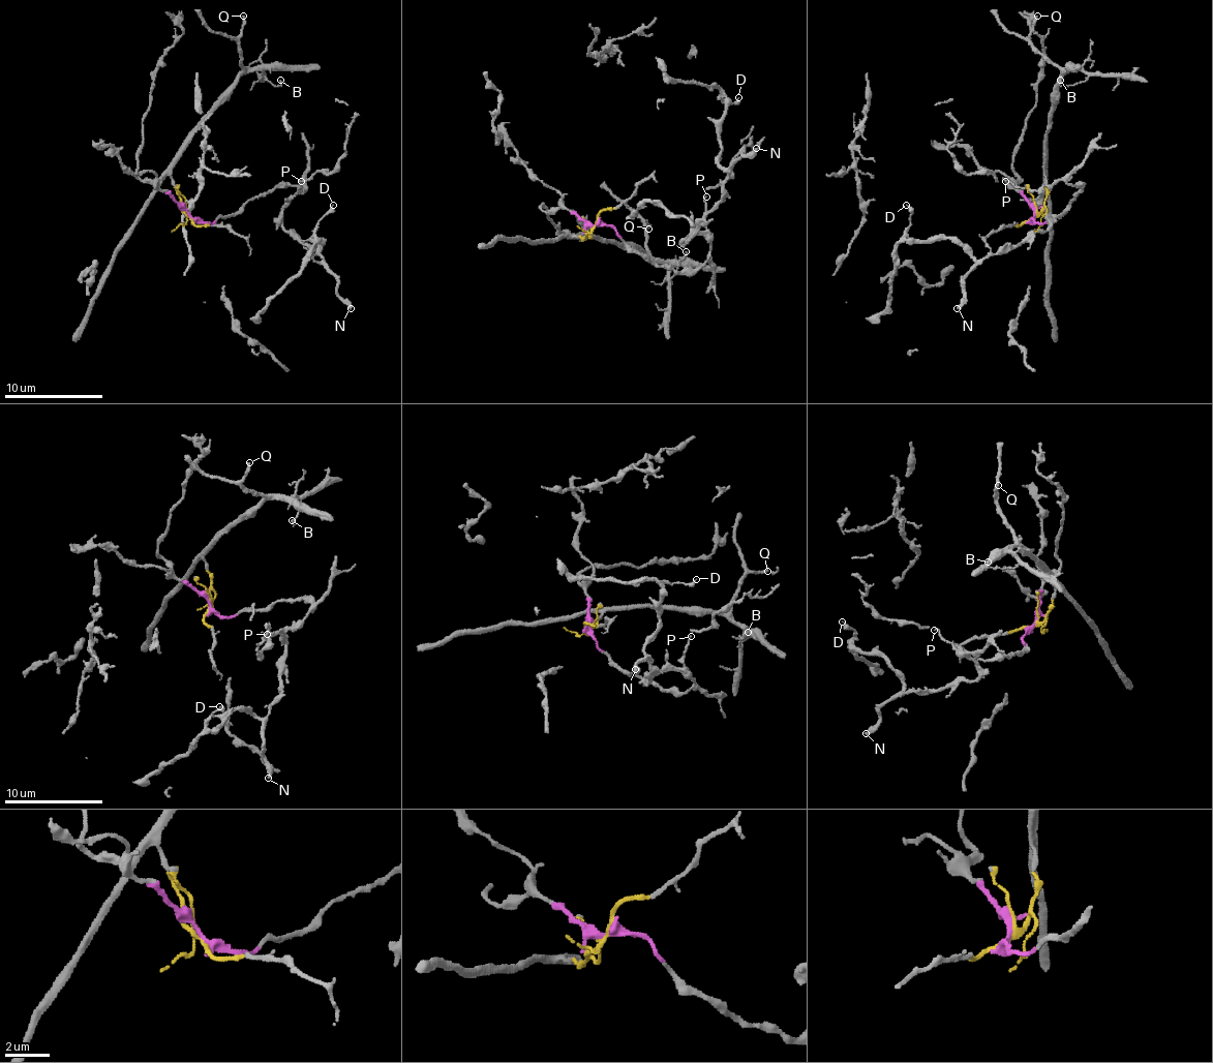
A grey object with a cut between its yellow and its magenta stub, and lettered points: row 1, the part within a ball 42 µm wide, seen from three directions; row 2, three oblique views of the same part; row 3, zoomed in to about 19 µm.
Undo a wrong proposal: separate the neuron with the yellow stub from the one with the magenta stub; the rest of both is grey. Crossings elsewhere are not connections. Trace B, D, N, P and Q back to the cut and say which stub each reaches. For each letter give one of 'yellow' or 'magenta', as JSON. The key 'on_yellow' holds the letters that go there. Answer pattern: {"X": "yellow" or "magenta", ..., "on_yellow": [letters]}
{"B": "yellow", "D": "magenta", "N": "magenta", "P": "magenta", "Q": "yellow", "on_yellow": ["B", "Q"]}

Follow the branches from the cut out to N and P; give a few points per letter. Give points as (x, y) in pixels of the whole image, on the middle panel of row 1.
N: (594, 226), (610, 226), (672, 271), (697, 269), (709, 246), (702, 234), (687, 241), (695, 224), (756, 148)
P: (594, 226), (610, 226), (655, 264), (672, 271), (690, 271), (709, 256), (709, 234), (704, 226), (706, 196)

